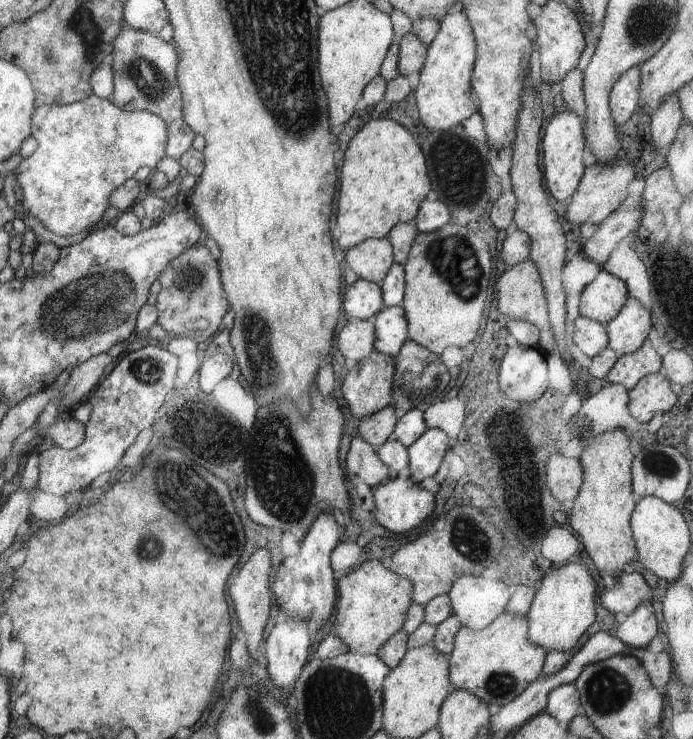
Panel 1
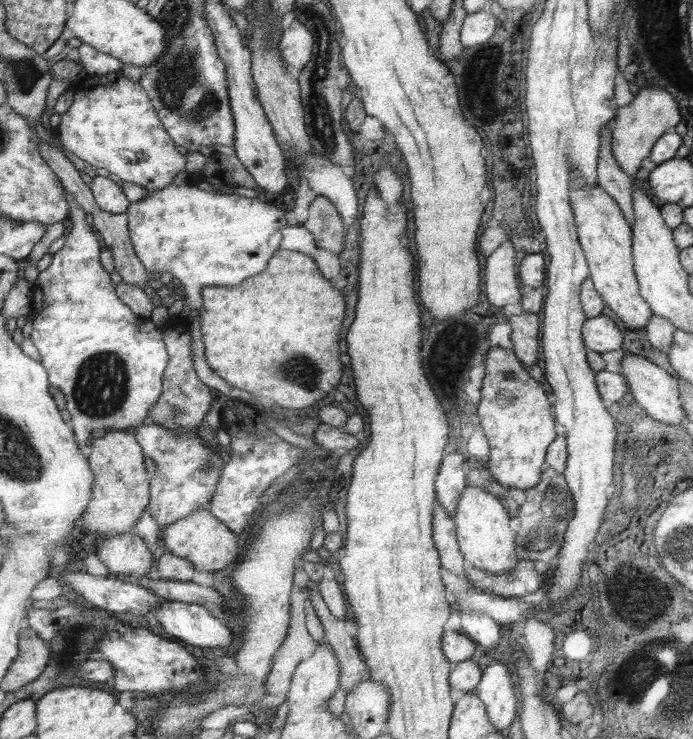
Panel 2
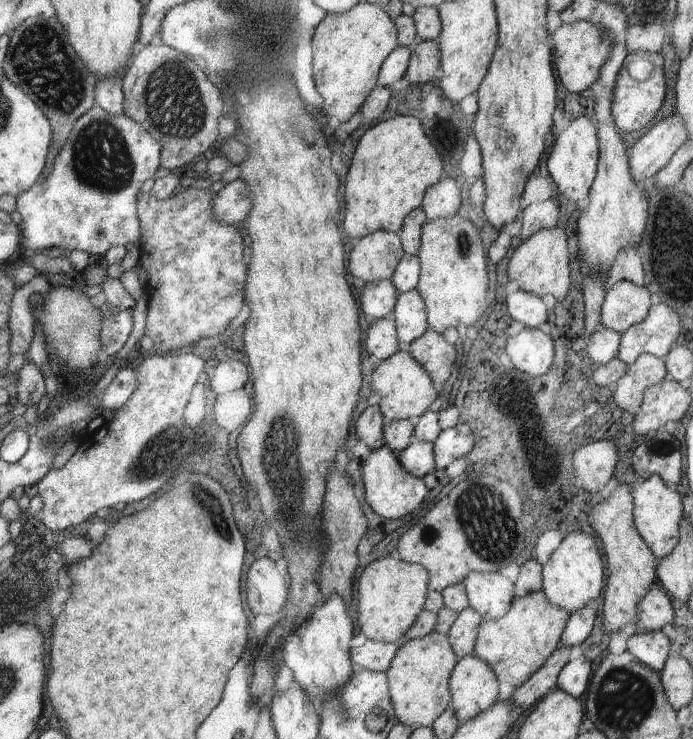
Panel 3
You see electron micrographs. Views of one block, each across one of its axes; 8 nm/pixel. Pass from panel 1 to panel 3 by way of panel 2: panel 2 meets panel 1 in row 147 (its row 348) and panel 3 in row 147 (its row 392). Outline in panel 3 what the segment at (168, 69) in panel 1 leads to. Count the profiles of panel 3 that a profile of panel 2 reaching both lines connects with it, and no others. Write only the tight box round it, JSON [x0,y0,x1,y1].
[123,42,225,174]

